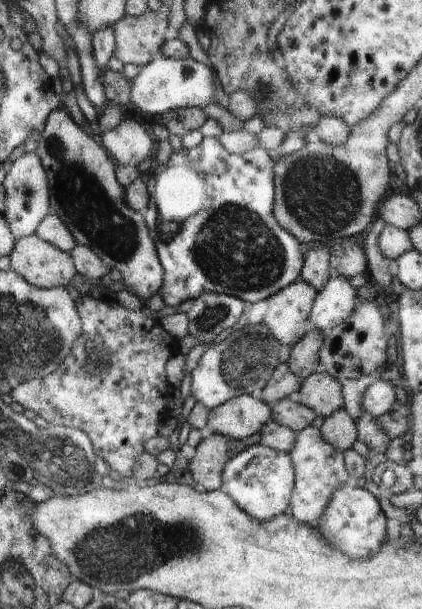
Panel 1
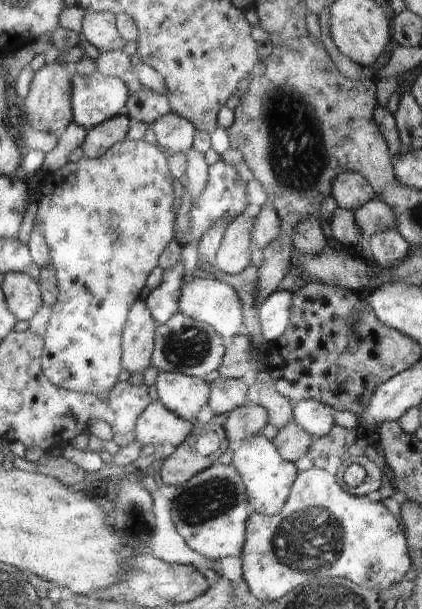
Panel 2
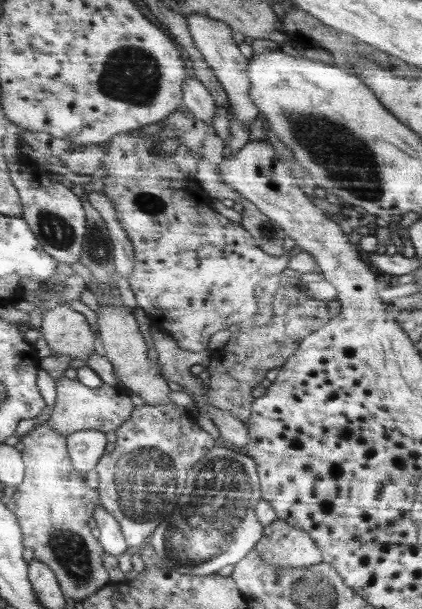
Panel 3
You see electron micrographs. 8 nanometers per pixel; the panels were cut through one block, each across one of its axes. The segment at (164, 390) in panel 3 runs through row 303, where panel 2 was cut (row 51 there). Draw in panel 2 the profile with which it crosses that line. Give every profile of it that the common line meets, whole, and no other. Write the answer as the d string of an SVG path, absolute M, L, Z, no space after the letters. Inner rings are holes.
M94 11L84 16L83 32L100 52L122 51L126 40L118 30L118 18L111 12Z

